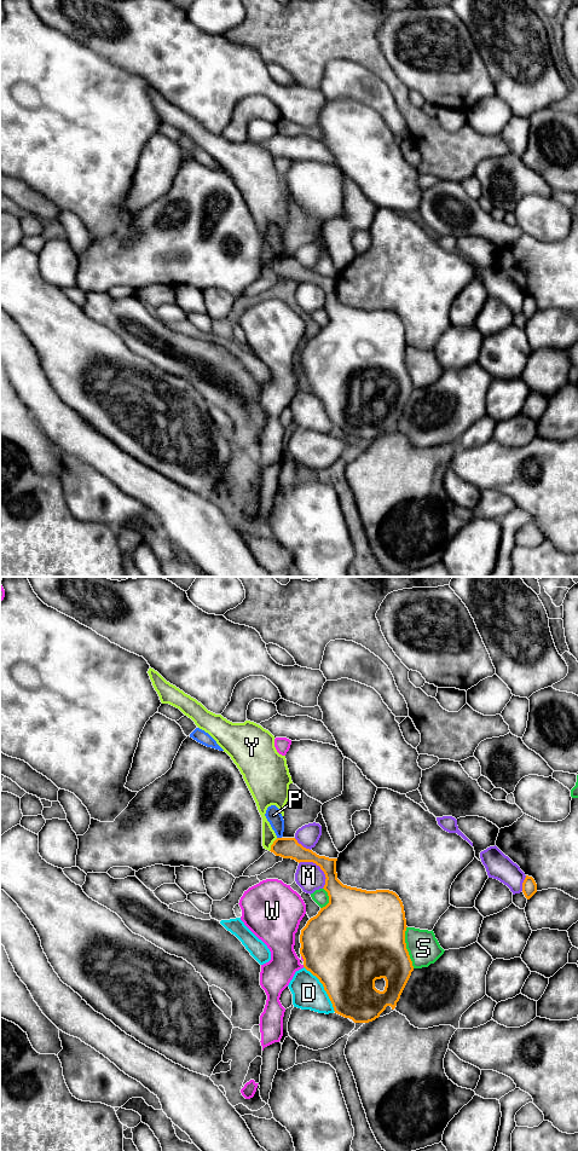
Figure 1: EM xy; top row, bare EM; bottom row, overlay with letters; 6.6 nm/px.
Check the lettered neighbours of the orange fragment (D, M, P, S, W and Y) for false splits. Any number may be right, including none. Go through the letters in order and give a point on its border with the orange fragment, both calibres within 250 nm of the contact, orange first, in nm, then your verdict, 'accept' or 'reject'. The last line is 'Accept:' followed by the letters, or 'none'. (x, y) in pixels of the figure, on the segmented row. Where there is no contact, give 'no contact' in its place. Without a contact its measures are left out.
D: xy (324, 988) | 460/220 nm | reject
M: xy (319, 866) | 160/180 nm | reject
P: xy (279, 838) | 140/100 nm | reject
S: xy (405, 947) | 500/220 nm | reject
W: xy (302, 958) | 500/20 nm | reject
Y: xy (272, 844) | 140/90 nm | reject
Accept: none

